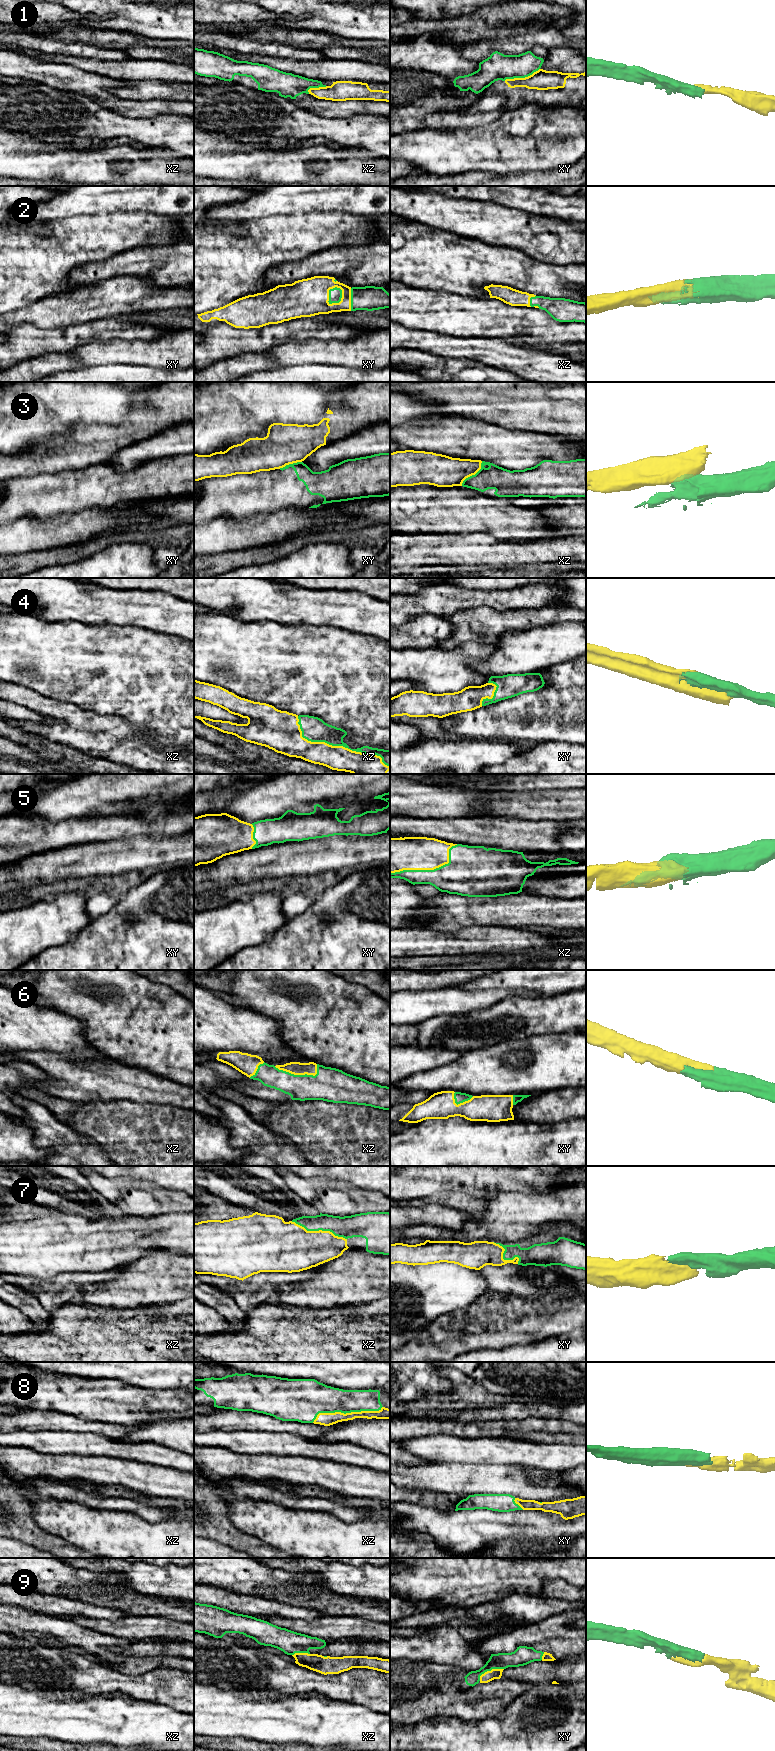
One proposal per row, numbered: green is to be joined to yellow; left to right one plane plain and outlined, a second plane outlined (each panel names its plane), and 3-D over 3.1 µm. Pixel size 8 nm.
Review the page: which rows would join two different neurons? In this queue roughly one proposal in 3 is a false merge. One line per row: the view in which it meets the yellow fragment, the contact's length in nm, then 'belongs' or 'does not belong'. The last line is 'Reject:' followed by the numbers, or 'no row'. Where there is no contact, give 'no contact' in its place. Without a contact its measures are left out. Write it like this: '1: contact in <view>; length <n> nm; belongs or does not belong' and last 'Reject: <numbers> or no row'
1: contact in xy; length 300 nm; does not belong
2: contact in xy; length 170 nm; belongs
3: contact in xz; length 260 nm; does not belong
4: contact in xz; length 850 nm; belongs
5: contact in xz; length 600 nm; belongs
6: contact in xz; length 360 nm; belongs
7: contact in xz; length 480 nm; belongs
8: contact in xz; length 600 nm; belongs
9: contact in xy; length 220 nm; belongs
Reject: 1, 3

